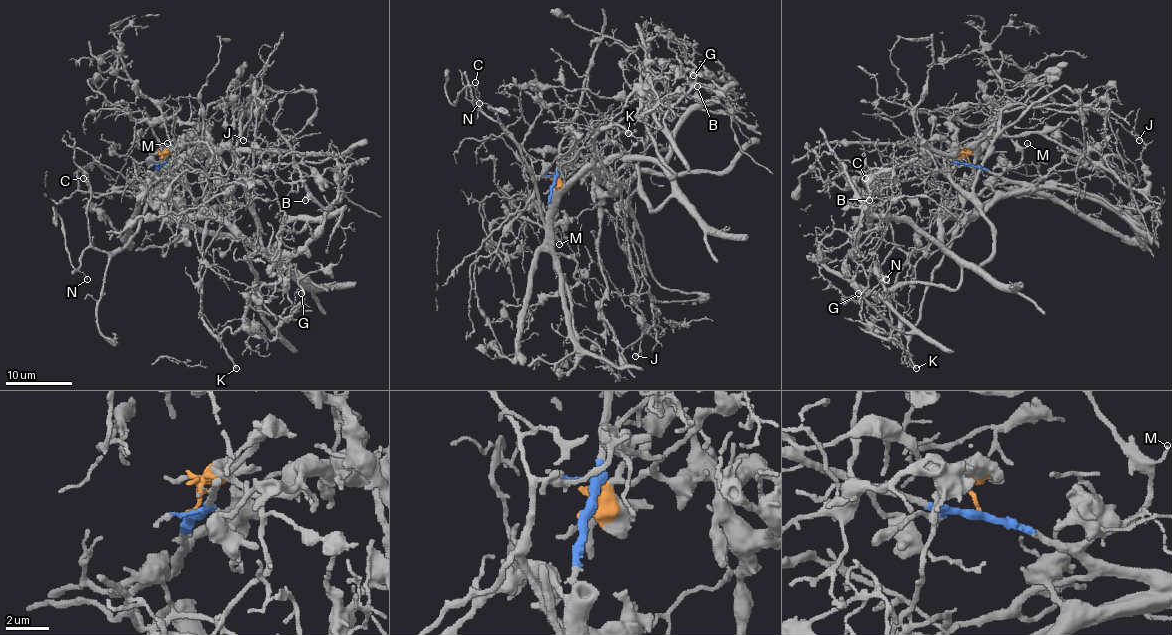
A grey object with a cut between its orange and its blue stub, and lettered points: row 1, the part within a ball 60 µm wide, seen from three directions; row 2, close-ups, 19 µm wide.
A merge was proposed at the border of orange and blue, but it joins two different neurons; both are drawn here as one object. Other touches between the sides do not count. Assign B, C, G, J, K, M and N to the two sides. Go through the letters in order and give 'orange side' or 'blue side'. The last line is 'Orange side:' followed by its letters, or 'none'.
B: orange side
C: blue side
G: orange side
J: orange side
K: orange side
M: blue side
N: blue side
Orange side: B, G, J, K

